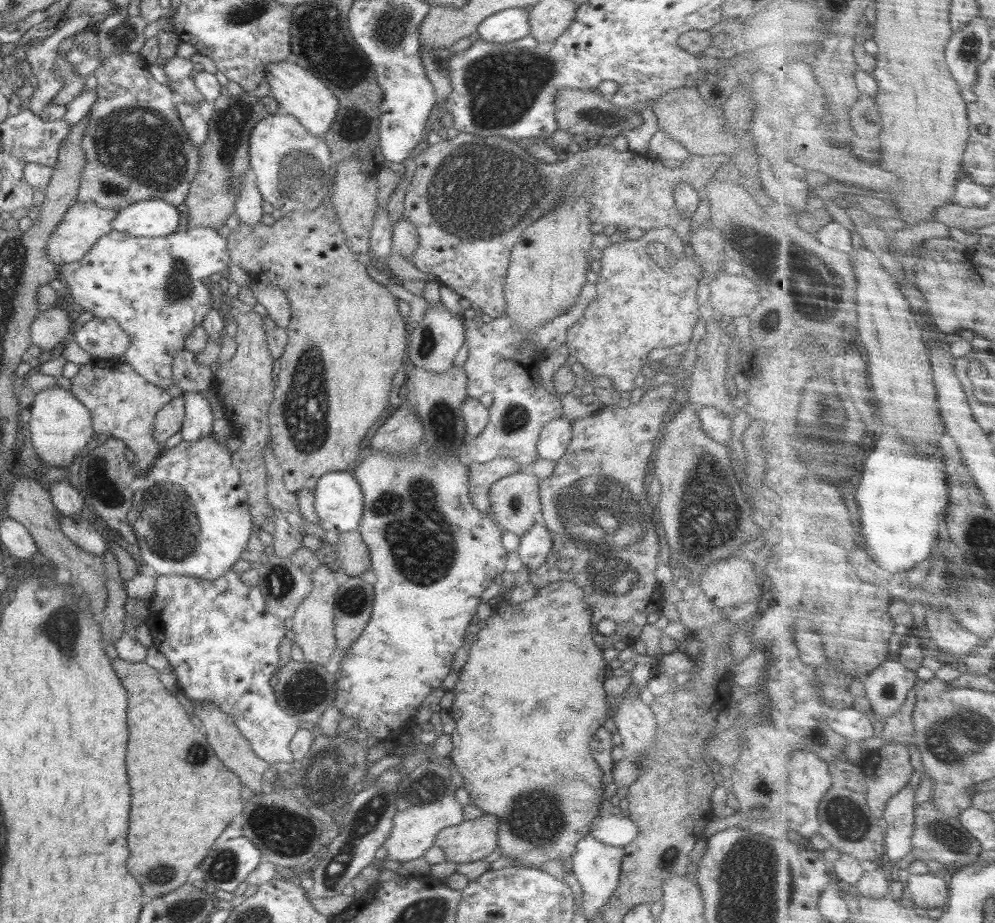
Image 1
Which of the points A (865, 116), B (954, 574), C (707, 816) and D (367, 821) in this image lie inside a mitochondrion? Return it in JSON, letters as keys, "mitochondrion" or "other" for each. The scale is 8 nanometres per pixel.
{"A":"mitochondrion","B":"mitochondrion","C":"other","D":"mitochondrion"}

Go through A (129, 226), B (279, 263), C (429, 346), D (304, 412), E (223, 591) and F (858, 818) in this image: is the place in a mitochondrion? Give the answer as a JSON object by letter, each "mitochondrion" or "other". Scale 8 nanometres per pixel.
{"A":"other","B":"other","C":"mitochondrion","D":"mitochondrion","E":"other","F":"mitochondrion"}

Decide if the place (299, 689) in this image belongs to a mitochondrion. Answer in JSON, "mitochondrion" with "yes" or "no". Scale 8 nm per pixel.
{"mitochondrion":"yes"}

